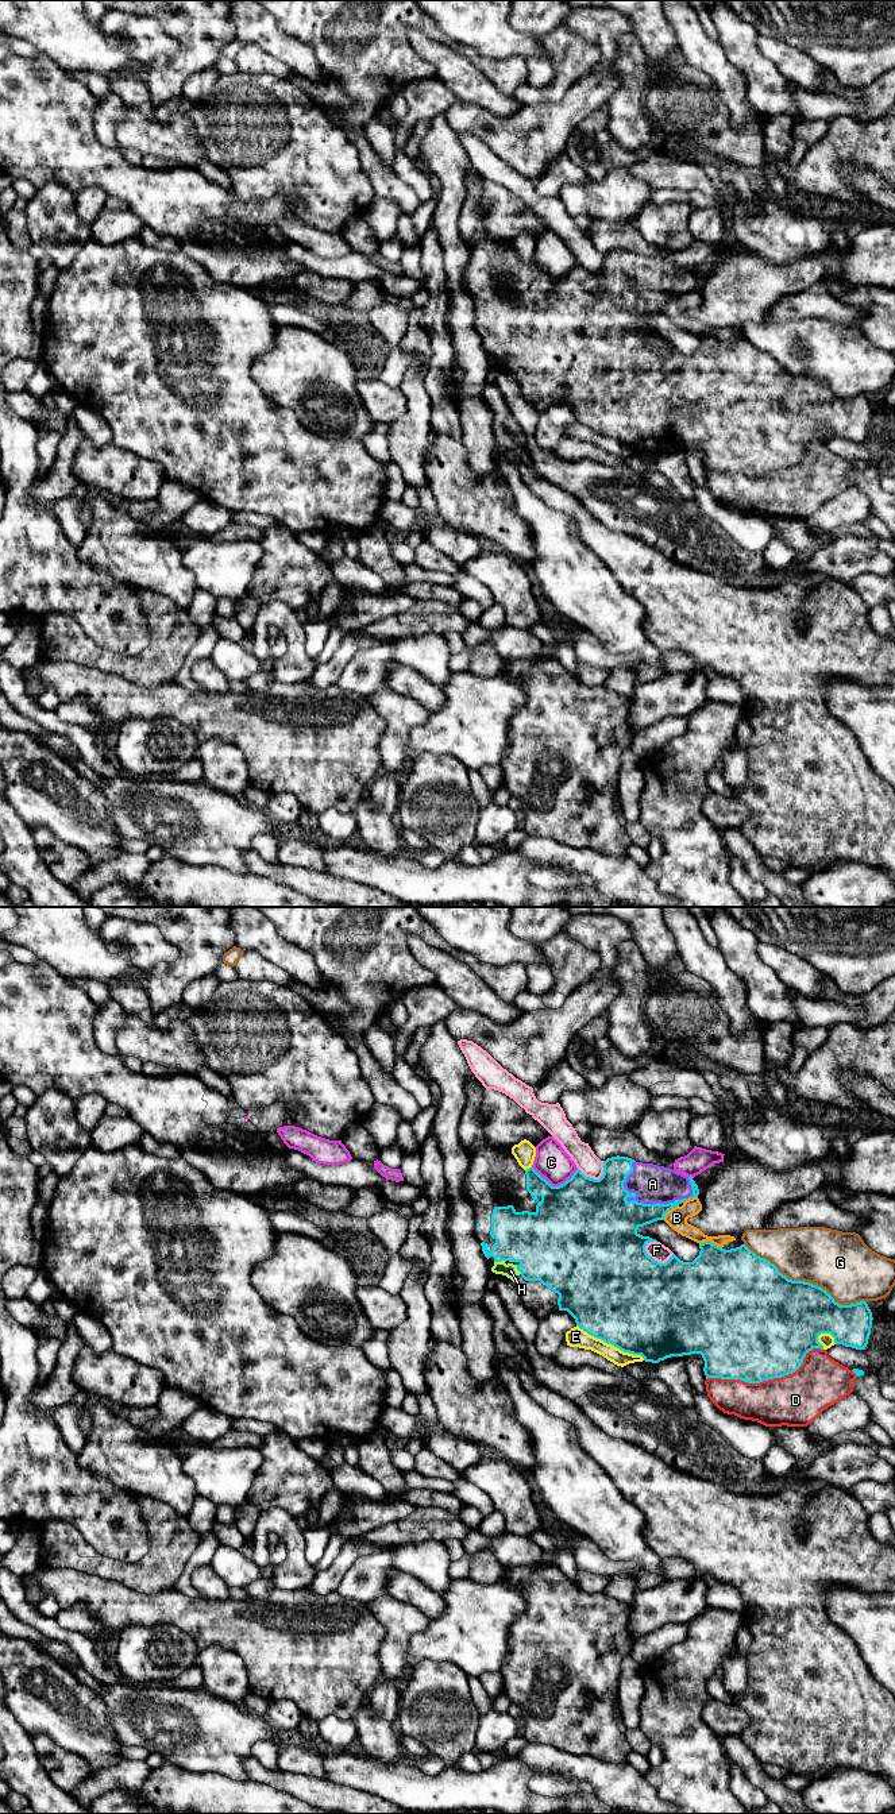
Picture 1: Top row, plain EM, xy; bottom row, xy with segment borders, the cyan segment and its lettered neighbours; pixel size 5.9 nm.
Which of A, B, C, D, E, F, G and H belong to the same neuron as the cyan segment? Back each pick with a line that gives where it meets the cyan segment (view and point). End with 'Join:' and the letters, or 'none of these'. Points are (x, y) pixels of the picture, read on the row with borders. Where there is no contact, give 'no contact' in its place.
A: meets cyan in xy at (654, 1204)
H: meets cyan in xy at (500, 1261)
Join: A, H

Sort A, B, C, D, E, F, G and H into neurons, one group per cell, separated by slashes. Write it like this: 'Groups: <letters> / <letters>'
Groups: A H / B / C / D / E / F / G

